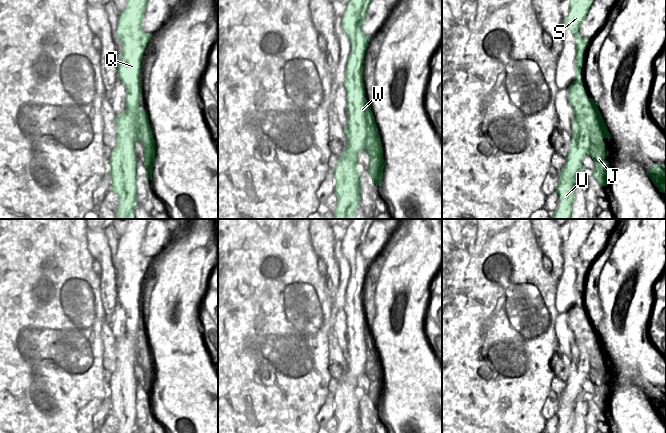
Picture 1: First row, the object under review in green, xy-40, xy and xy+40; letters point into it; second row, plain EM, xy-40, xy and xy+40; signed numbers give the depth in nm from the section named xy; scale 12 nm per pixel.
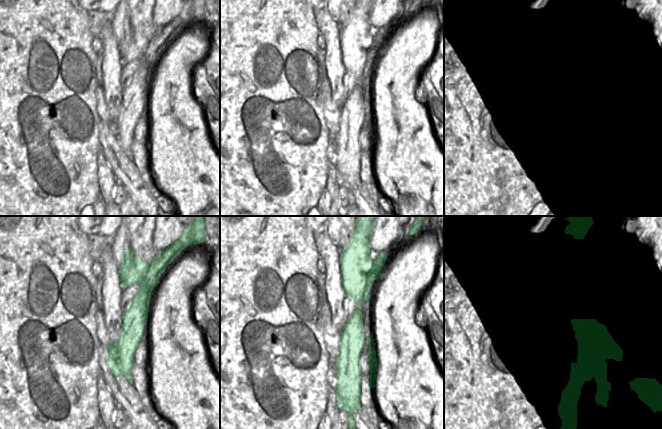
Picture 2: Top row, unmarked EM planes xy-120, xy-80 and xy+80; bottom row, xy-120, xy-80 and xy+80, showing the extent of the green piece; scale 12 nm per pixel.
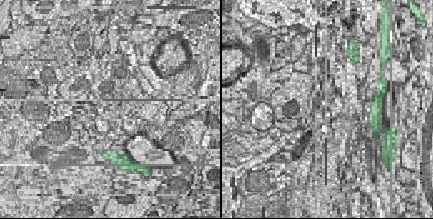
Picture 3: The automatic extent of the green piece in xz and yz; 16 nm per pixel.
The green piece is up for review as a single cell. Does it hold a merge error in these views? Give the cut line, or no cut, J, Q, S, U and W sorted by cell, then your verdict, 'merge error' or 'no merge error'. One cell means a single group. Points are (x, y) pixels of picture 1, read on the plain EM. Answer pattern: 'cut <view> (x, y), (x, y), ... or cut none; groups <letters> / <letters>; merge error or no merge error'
cut xy+40 (598, 334), (591, 337), (598, 348), (589, 352), (588, 377); groups J / Q S U W; merge error

